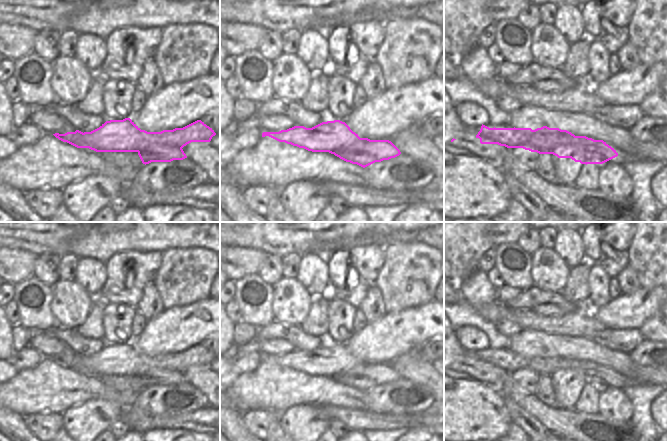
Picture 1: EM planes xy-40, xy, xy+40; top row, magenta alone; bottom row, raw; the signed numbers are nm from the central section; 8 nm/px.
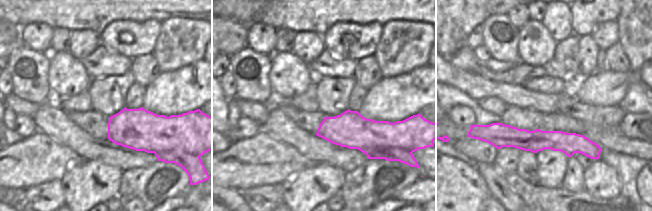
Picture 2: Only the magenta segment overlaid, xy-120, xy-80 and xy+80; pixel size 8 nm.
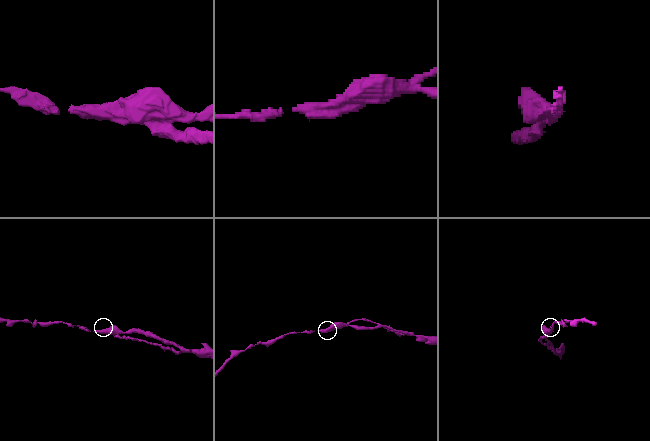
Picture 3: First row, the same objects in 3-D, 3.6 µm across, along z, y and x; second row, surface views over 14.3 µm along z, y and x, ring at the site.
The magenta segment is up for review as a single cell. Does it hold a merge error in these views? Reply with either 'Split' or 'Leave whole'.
Split

